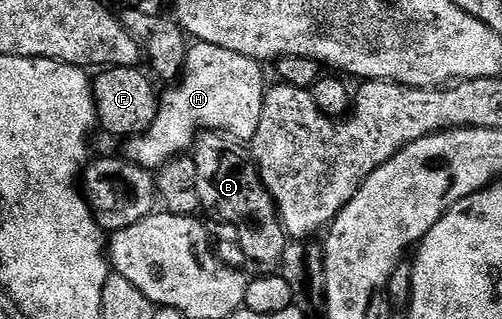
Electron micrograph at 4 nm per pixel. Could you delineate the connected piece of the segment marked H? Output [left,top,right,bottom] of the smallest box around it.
[126,43,263,170]

